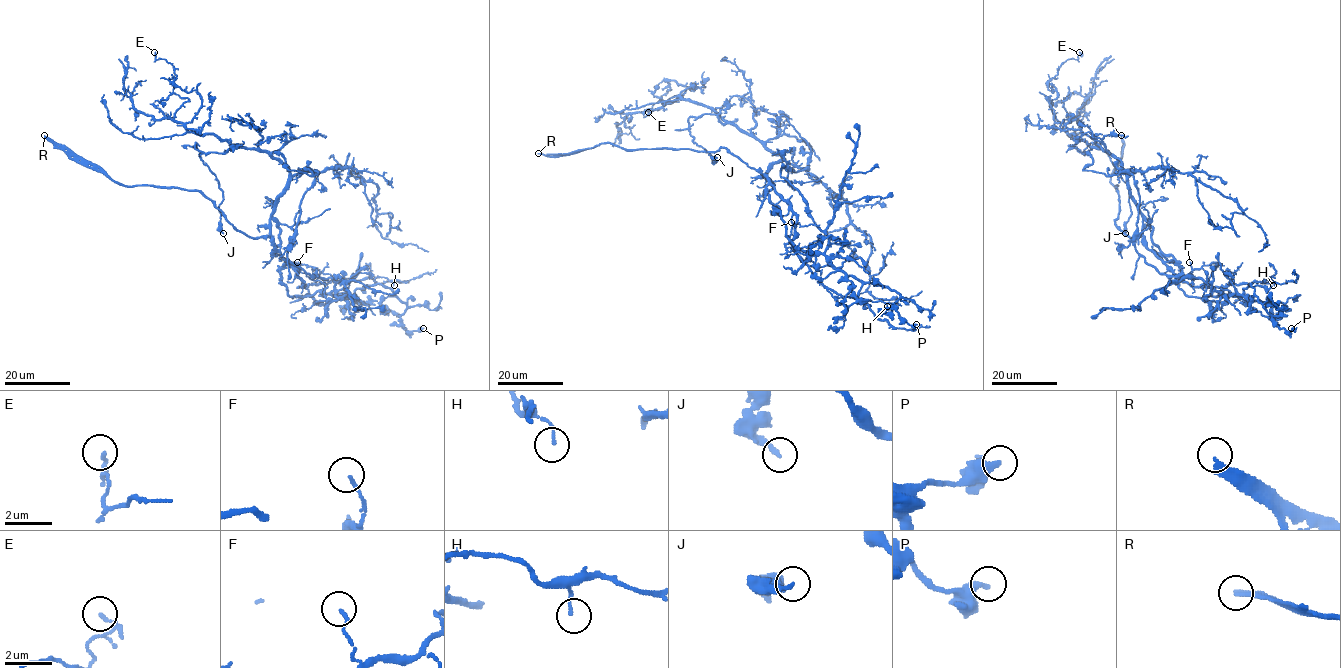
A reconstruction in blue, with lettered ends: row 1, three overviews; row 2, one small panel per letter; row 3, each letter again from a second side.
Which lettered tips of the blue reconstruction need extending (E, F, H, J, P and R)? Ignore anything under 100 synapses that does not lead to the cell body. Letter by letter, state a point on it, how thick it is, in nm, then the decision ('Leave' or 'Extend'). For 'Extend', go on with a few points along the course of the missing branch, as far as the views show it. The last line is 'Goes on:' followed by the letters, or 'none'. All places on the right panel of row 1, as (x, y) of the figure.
E: Place: (1079, 52). Thickness 100 nm. Leave
F: Place: (1189, 262). Thickness 130 nm. Leave
H: Place: (1273, 285). Thickness 100 nm. Leave
J: Place: (1125, 233). Thickness 200 nm. Leave
P: Place: (1291, 328). Thickness 320 nm. Leave
R: Place: (1121, 135). Thickness 240 nm. Extend. Course of what is missing: (1121, 135), (1120, 128), (1100, 108)
Goes on: R

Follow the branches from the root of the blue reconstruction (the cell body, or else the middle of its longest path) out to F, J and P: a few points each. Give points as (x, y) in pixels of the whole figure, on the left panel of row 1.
F: (273, 217), (270, 242), (299, 277), (297, 262)
J: (273, 217), (288, 178), (283, 165), (256, 149), (202, 152), (195, 142), (222, 191), (223, 233)
P: (273, 217), (288, 295), (352, 294), (382, 284), (406, 304), (400, 323), (408, 331), (423, 328)

